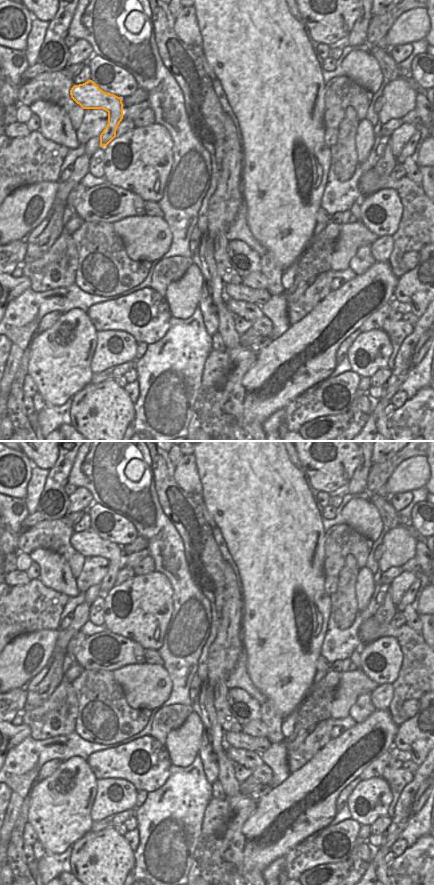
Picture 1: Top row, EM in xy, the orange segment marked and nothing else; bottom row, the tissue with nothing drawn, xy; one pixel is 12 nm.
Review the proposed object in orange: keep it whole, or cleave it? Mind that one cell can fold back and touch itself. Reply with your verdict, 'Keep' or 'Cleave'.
Keep

